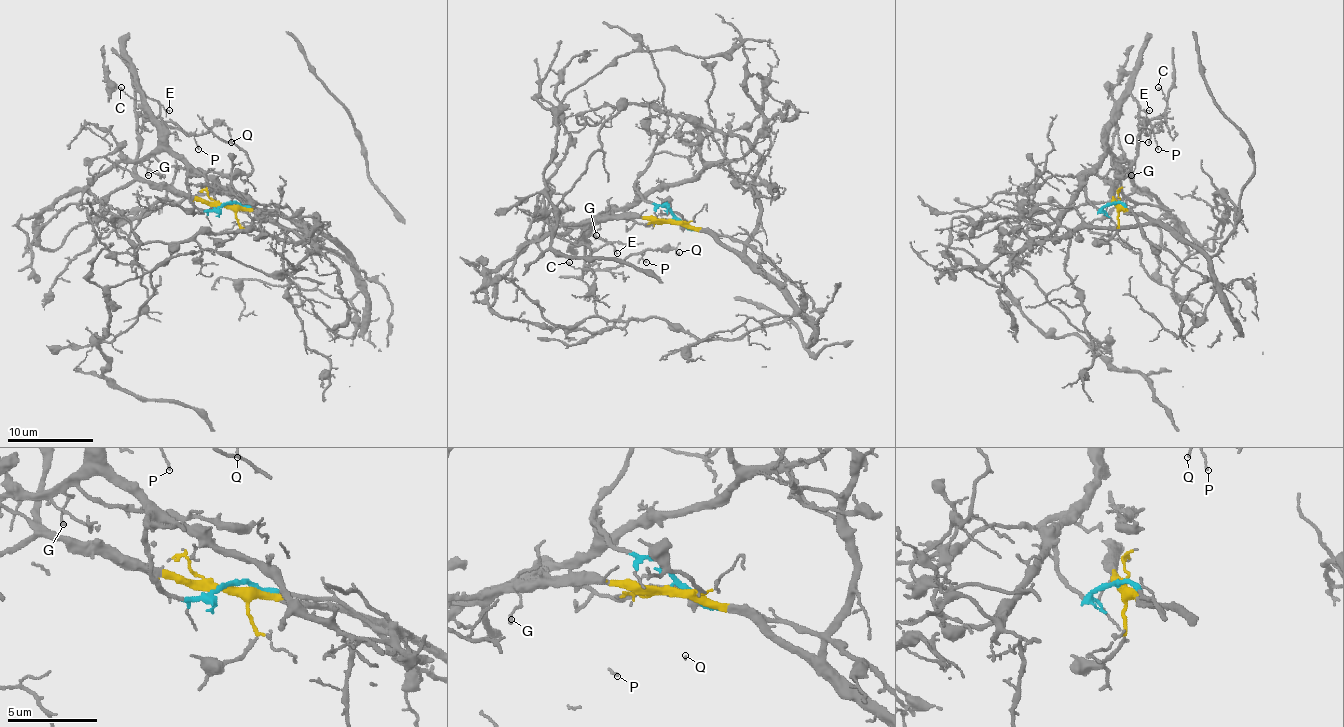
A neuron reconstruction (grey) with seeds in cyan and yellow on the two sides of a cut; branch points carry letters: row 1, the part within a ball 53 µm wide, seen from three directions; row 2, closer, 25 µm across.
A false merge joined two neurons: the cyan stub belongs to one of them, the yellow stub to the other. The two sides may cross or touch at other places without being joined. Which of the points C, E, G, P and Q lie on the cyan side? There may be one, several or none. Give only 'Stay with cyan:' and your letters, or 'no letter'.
Stay with cyan: E, G

